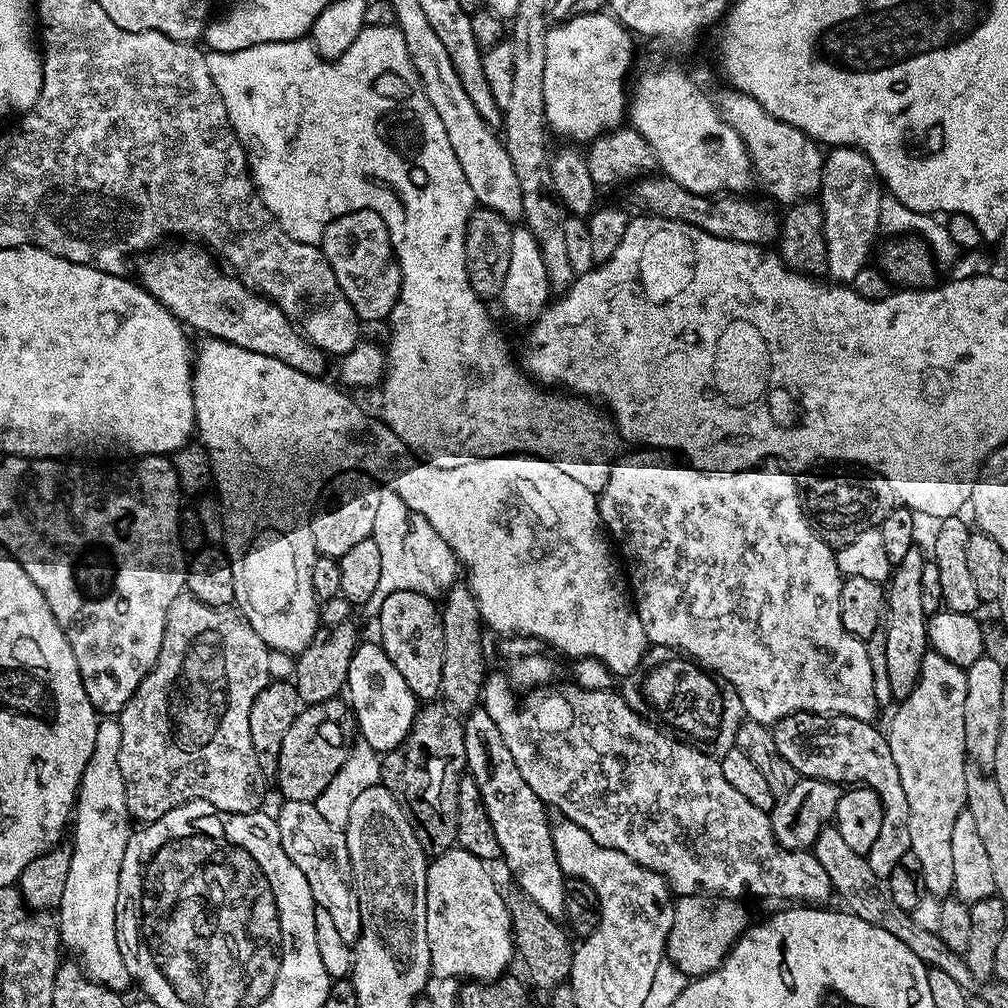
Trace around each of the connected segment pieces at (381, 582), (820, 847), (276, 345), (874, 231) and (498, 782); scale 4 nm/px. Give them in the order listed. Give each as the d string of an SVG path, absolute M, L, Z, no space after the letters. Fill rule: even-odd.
M381 491L378 518L374 518L370 539L378 542L378 550L382 554L382 575L378 577L378 590L374 590L374 598L370 598L366 605L367 611L372 611L372 614L379 613L382 602L386 602L386 598L398 590L414 590L418 594L436 598L447 593L457 583L458 561L450 546L440 537L438 530L430 526L428 520L417 516L404 505L398 493Z
M829 826L821 830L816 839L814 851L818 862L822 862L822 870L826 870L826 874L830 874L830 882L835 895L844 899L843 907L847 911L851 912L853 916L870 922L870 926L878 926L882 930L886 930L886 934L894 934L894 938L898 938L898 942L906 942L906 946L910 946L910 950L914 950L914 954L918 954L918 958L923 964L928 965L929 968L946 970L946 974L950 974L950 978L954 978L954 982L958 982L958 986L962 986L965 990L973 987L972 975L968 967L964 965L961 953L950 950L950 946L946 946L946 942L942 942L942 938L938 938L935 932L922 930L919 919L913 913L902 910L898 906L898 902L894 902L888 881L878 878L878 874L874 874L874 870L870 870L867 855L860 853L859 856L852 849L851 842L836 829L836 826Z
M199 243L173 244L176 244L173 248L161 247L143 253L135 275L140 287L147 290L159 304L166 306L166 310L170 310L170 314L174 314L181 324L189 329L197 328L204 332L200 334L205 337L225 340L228 344L278 358L278 362L286 362L286 366L294 366L294 370L307 376L320 378L325 375L329 357L303 336L274 301L249 288L235 274L223 276L221 265L214 259L213 253L202 250Z
M833 147L824 158L824 173L818 199L824 211L826 234L826 273L829 281L841 286L851 285L852 279L869 263L872 243L880 232L880 197L882 181L876 175L870 158L858 147Z
M477 706L467 713L462 720L464 741L466 742L467 775L478 782L478 790L482 794L482 802L486 806L486 814L490 814L490 826L494 826L494 834L498 834L498 846L503 863L508 863L512 876L521 893L530 897L546 914L557 918L563 917L566 893L566 877L560 871L558 854L554 850L552 830L550 827L549 809L526 786L526 778L514 766L514 757L510 755L510 746L498 731L494 718L486 714L482 706Z

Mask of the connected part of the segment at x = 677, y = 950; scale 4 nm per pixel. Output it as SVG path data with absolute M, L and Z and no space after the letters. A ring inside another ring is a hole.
M711 894L681 896L673 903L674 922L668 935L667 959L678 966L685 976L706 976L724 963L732 948L748 931L748 912L736 898L717 898Z

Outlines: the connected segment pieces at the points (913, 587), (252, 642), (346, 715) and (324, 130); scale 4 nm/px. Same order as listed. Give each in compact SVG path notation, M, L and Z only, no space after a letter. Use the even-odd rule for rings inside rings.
M912 547L902 558L902 562L895 564L892 575L886 584L886 670L890 677L890 694L893 701L905 700L914 690L918 682L918 674L922 670L923 658L930 651L928 642L928 615L922 610L922 566L926 562L926 556L920 553L919 547Z
M181 594L178 598L174 598L174 602L170 602L170 610L166 614L166 626L162 634L162 650L158 650L158 658L154 662L150 674L146 674L146 678L142 678L142 682L138 686L138 690L134 690L130 702L126 702L126 706L118 713L122 730L122 750L118 750L118 766L122 766L126 806L129 817L133 821L157 820L171 808L177 808L179 804L197 798L203 798L218 806L221 812L230 812L234 815L254 812L261 807L260 799L264 796L266 777L262 774L262 770L258 770L258 758L254 758L254 742L250 742L250 706L252 700L258 698L260 691L270 682L268 671L271 670L272 664L268 661L268 655L270 655L268 645L262 642L262 638L258 634L254 634L250 622L245 620L239 611L228 608L211 608L198 602L198 598L187 594ZM180 716L184 716L184 720L188 720L188 716L196 716L196 720L200 720L200 724L192 724L192 728L188 728L188 732L180 732Z
M343 699L327 700L321 704L301 707L278 754L278 770L274 783L280 787L281 797L294 802L314 802L330 786L330 778L344 765L350 751L350 739L344 727L350 724L350 708Z
M368 28L358 34L358 38L354 38L354 42L350 42L350 50L343 52L336 60L325 60L324 57L316 53L315 46L312 45L311 39L301 38L299 40L287 40L286 42L270 42L269 44L259 44L258 46L250 46L246 50L238 50L237 52L213 52L209 51L206 55L206 67L210 69L210 78L214 78L214 86L218 86L218 94L222 94L222 102L226 102L226 114L232 123L232 129L235 130L236 136L240 139L240 145L244 147L244 153L248 155L248 167L252 174L252 185L256 187L256 192L262 198L262 202L266 206L266 210L270 210L270 214L274 214L274 218L278 222L278 226L282 226L282 230L286 230L286 234L290 234L292 240L297 240L303 244L319 245L322 234L326 230L326 226L330 222L334 222L334 218L344 216L348 212L357 212L358 210L374 210L374 214L378 214L382 218L382 222L386 222L386 230L390 234L390 242L392 249L396 255L396 261L400 267L402 274L402 286L400 287L400 300L394 306L390 317L390 325L392 324L392 341L389 342L388 348L386 344L386 375L382 380L382 389L384 388L384 413L382 419L390 430L394 430L394 434L398 434L398 438L404 443L405 449L421 452L425 461L432 460L448 460L448 467L456 467L456 460L460 460L460 452L480 452L478 458L490 458L491 456L511 456L513 454L523 454L525 456L541 456L543 460L554 460L559 464L562 470L566 470L566 474L570 474L570 478L582 482L582 486L586 486L586 490L600 493L606 486L606 482L610 478L610 470L614 461L617 459L616 451L622 445L621 437L618 435L613 421L609 419L603 411L595 412L591 408L589 401L584 398L573 398L568 394L560 394L564 396L547 396L525 373L522 371L521 365L512 361L512 356L508 353L508 348L504 345L502 337L496 333L496 328L492 325L492 320L488 317L485 301L474 294L474 290L470 286L470 278L466 274L466 226L473 208L477 207L474 198L474 190L470 190L470 182L466 182L466 174L462 174L462 166L458 166L458 158L454 154L454 146L450 146L450 138L446 138L446 126L442 126L442 118L438 118L434 106L430 106L430 102L424 93L424 87L420 85L420 81L416 79L416 71L414 70L414 62L410 58L410 54L406 50L406 38L402 38L402 34L398 30L385 30L382 28Z

